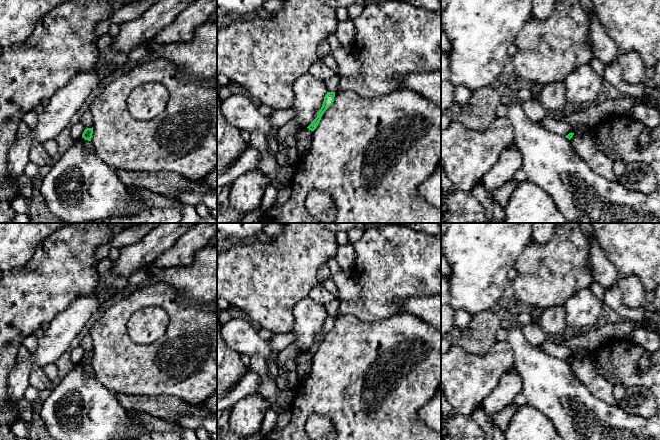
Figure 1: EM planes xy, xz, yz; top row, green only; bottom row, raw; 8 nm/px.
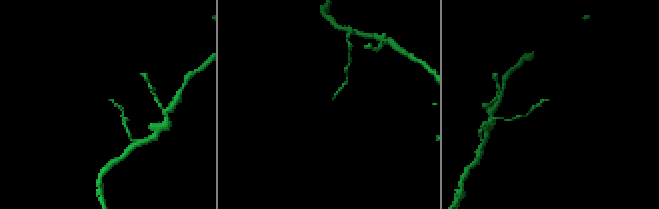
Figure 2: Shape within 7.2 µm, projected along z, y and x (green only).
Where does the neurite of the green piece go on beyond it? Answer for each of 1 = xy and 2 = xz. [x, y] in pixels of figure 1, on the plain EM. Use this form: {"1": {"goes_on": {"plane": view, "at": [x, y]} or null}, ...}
{"1": {"goes_on": null}, "2": {"goes_on": null}}

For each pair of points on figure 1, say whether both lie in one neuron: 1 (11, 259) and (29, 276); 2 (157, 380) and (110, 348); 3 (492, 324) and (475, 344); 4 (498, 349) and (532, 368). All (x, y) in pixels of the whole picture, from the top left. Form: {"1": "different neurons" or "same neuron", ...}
{"1": "different neurons", "2": "same neuron", "3": "same neuron", "4": "different neurons"}

